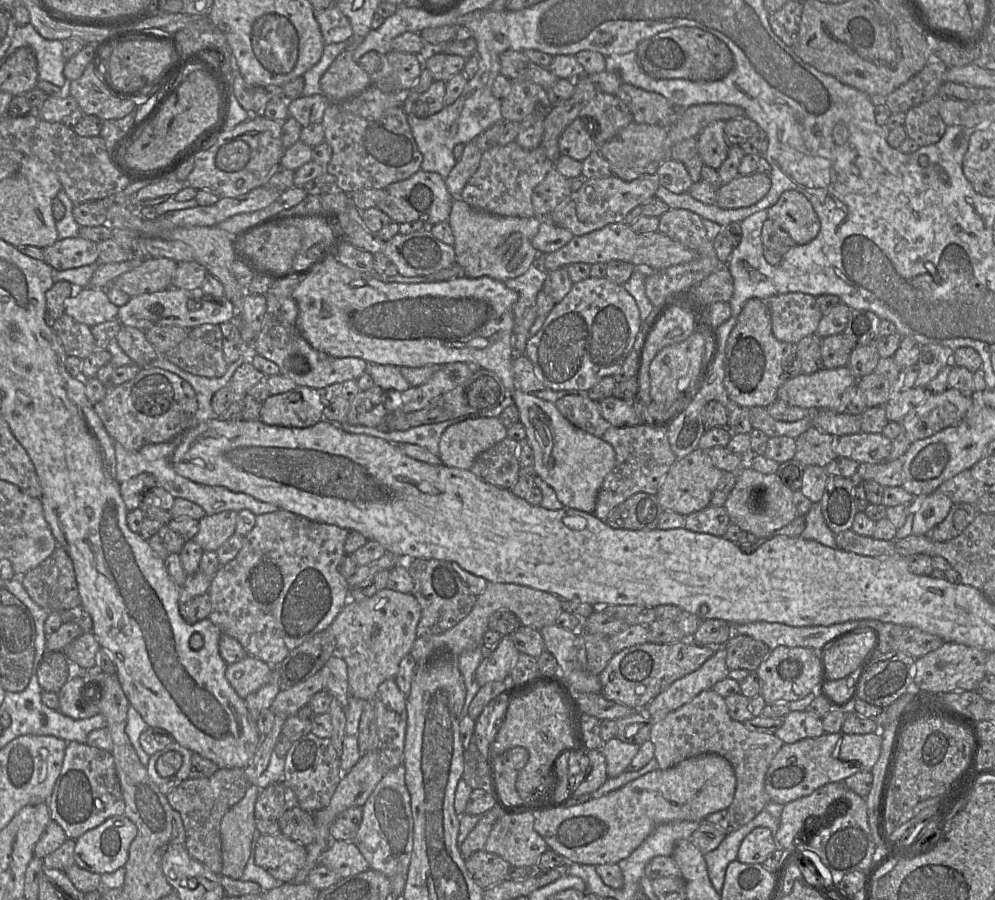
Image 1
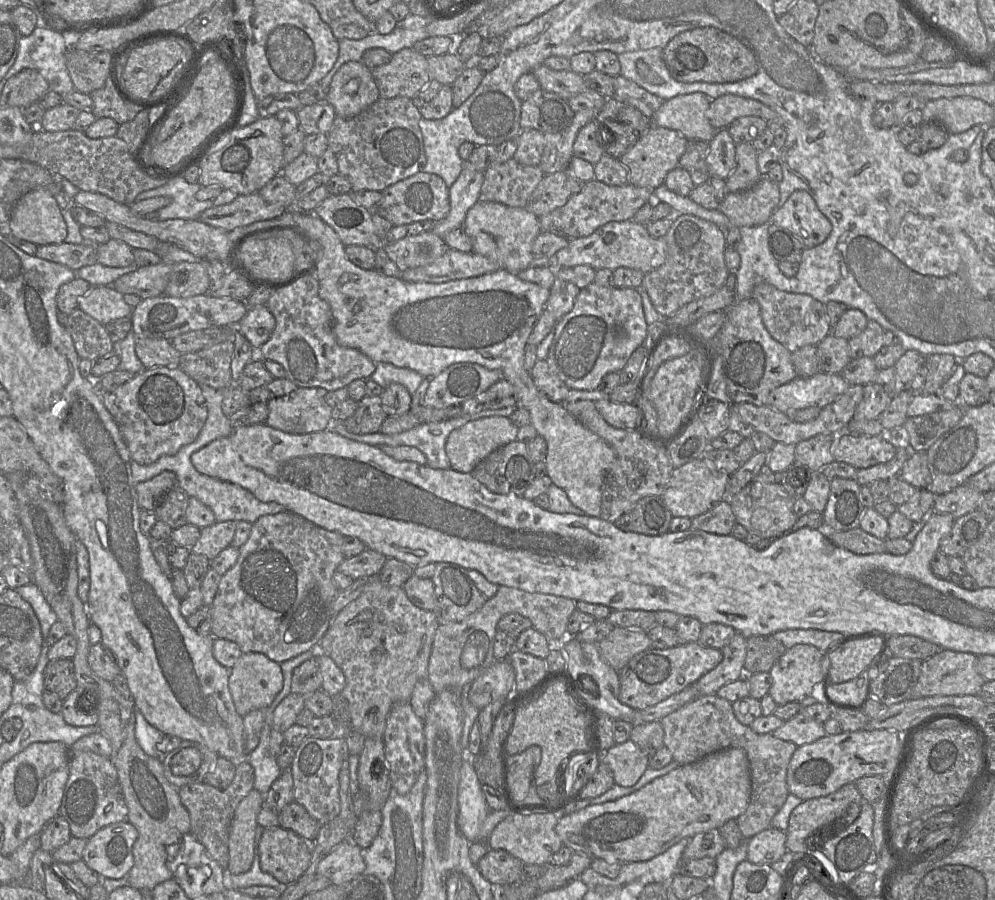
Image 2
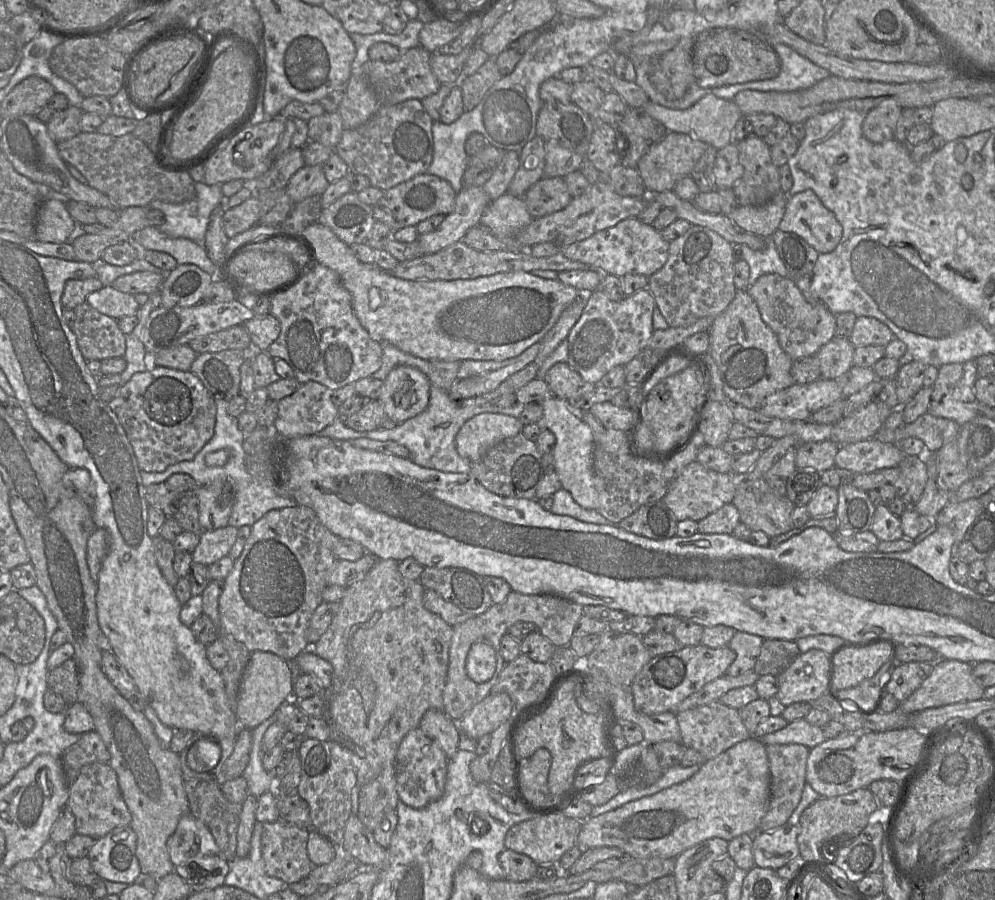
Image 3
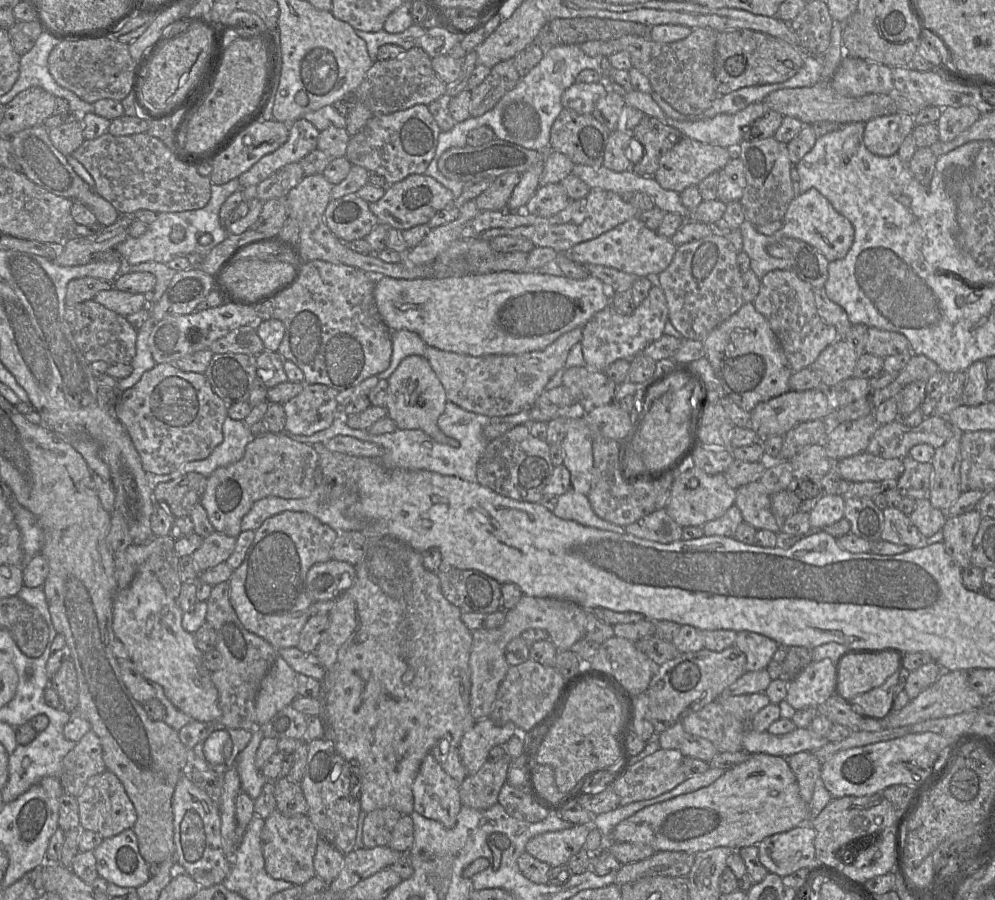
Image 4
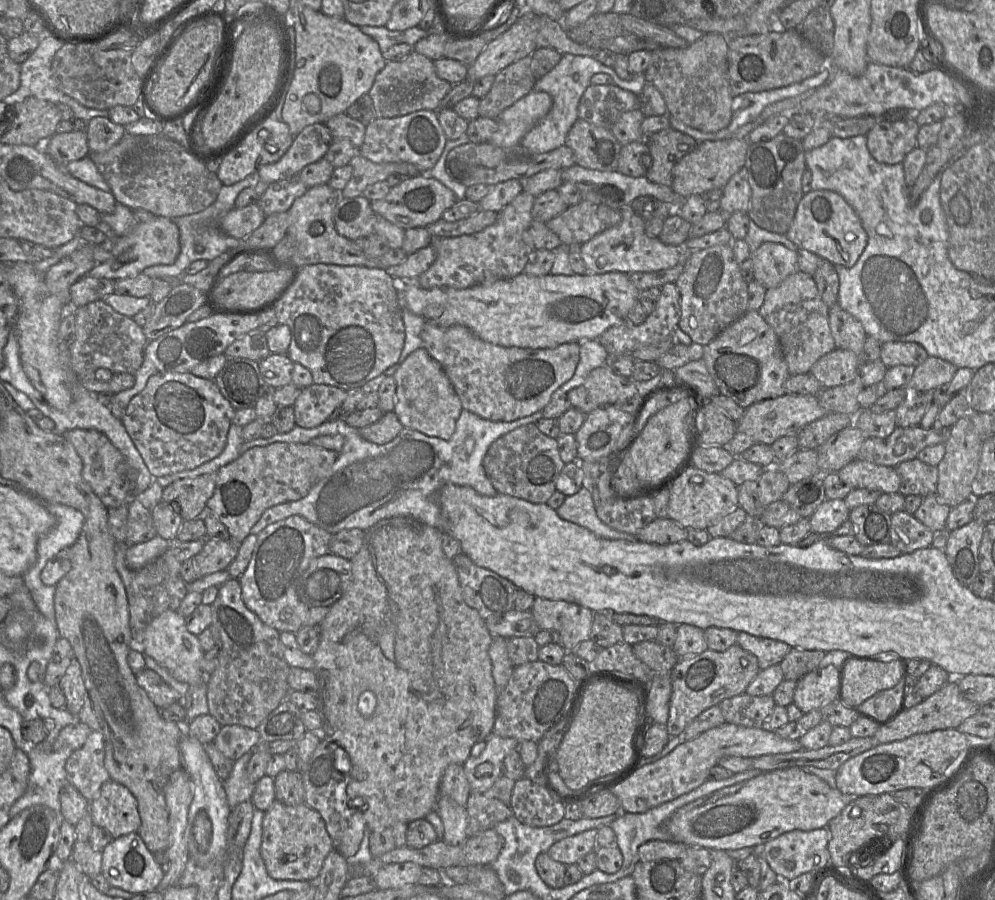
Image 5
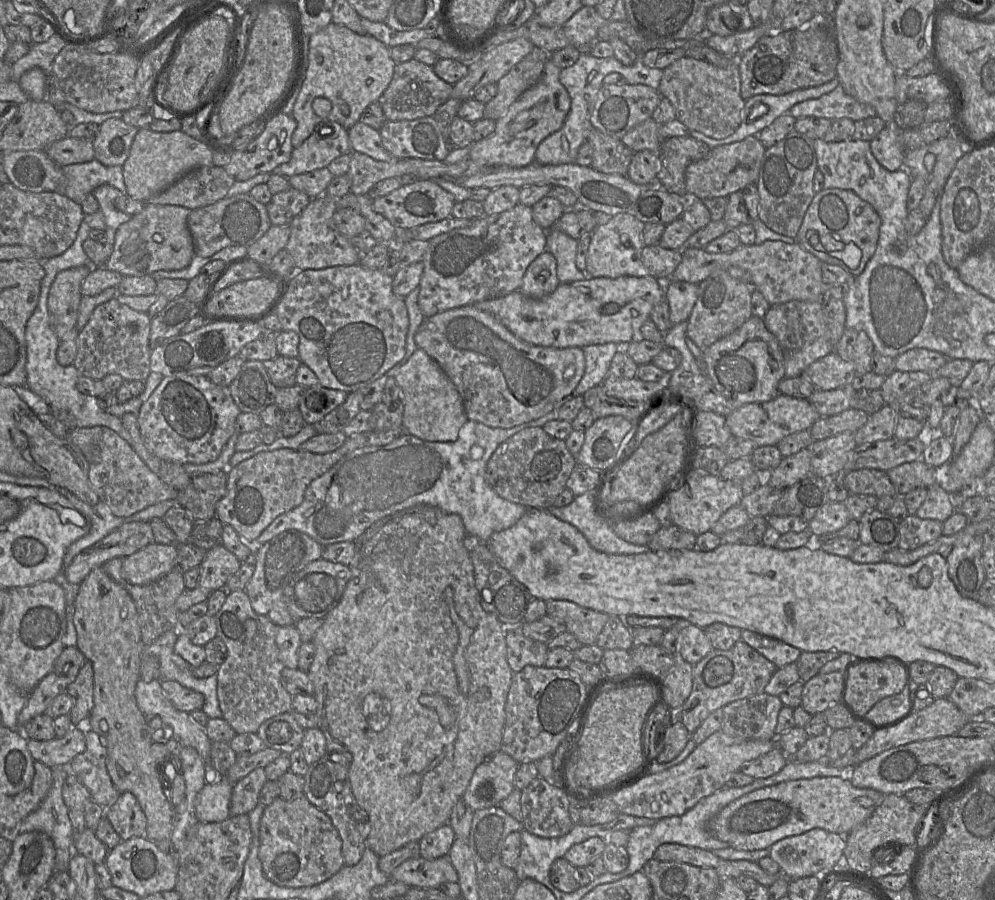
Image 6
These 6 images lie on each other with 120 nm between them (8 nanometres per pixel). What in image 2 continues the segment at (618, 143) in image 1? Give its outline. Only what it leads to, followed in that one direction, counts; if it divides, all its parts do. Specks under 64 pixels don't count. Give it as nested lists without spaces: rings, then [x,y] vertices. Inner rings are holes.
[[[652,125],[619,159],[628,172],[628,183],[651,190],[664,184],[667,174],[676,168],[685,152],[688,140],[677,131]]]

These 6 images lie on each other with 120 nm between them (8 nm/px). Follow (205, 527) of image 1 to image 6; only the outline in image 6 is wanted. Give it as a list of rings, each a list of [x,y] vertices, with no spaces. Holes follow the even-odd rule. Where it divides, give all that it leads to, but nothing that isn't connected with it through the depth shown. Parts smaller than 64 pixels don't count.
[[[222,544],[214,546],[206,552],[199,566],[199,587],[209,592],[225,589],[227,580],[240,565],[240,560]]]

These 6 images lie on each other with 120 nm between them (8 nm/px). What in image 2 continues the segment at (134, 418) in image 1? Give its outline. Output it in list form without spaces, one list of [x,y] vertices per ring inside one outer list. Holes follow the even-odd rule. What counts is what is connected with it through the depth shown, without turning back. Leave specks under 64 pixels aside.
[[[177,367],[148,368],[110,392],[103,404],[117,423],[132,460],[149,465],[192,443],[208,416],[198,382]]]

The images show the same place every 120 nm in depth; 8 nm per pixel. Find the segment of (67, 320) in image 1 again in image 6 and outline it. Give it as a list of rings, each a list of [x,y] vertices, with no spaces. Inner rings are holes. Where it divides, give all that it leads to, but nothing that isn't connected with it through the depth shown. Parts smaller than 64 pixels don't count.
[[[113,298],[97,306],[84,328],[79,332],[77,339],[77,353],[74,367],[80,377],[93,380],[103,380],[107,375],[116,374],[124,381],[145,382],[151,373],[150,370],[150,334],[151,318],[144,312],[135,311]]]

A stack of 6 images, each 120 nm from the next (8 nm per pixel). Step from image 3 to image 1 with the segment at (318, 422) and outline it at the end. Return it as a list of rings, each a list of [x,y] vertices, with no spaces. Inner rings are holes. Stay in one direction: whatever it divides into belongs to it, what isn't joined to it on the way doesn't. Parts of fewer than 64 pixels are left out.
[[[297,386],[294,390],[270,395],[260,412],[260,420],[268,425],[307,428],[323,419],[325,405],[318,389]]]

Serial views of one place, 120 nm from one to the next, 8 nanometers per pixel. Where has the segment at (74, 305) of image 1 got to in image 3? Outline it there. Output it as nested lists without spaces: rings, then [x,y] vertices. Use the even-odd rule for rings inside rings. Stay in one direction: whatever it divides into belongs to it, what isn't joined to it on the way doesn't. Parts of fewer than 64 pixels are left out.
[[[112,285],[90,293],[85,301],[100,313],[118,320],[137,314],[140,307],[134,295],[123,293]]]

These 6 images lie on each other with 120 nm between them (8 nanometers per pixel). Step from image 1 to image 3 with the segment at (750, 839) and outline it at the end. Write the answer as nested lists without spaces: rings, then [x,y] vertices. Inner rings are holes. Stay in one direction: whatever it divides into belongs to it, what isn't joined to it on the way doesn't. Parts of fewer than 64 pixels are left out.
[[[784,824],[773,831],[753,834],[752,852],[755,865],[777,870],[800,856],[797,837],[800,825]]]

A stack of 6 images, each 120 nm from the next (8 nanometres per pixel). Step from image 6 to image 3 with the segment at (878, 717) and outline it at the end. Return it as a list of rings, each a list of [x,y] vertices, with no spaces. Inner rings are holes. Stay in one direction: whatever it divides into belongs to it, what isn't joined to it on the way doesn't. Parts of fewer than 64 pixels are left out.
[[[879,670],[876,675],[855,687],[836,691],[836,697],[843,701],[853,701],[864,711],[877,711],[880,698],[885,692],[887,676],[891,673],[885,670],[880,674]]]

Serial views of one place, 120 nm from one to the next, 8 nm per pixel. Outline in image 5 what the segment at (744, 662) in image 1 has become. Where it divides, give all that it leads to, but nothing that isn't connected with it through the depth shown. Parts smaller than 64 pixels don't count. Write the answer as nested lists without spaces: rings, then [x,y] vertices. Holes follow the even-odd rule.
[[[792,648],[780,662],[785,680],[798,681],[817,669],[826,652],[822,650],[801,650]]]

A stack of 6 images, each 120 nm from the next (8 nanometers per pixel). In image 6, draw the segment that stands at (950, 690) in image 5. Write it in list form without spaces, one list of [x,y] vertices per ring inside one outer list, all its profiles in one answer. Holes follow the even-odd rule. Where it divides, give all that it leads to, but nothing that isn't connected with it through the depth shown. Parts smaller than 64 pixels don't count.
[[[948,697],[935,699],[931,705],[924,709],[917,712],[910,712],[899,724],[887,729],[874,731],[872,737],[859,750],[856,750],[854,766],[869,760],[886,750],[911,742],[956,735],[968,722],[969,717]]]

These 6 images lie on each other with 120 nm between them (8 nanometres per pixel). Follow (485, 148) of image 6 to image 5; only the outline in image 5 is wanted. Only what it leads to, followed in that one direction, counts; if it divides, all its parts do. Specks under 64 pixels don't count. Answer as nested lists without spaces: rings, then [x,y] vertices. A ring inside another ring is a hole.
[[[532,90],[501,112],[496,118],[496,132],[485,143],[499,147],[520,144],[526,133],[548,114],[552,103],[548,93]]]

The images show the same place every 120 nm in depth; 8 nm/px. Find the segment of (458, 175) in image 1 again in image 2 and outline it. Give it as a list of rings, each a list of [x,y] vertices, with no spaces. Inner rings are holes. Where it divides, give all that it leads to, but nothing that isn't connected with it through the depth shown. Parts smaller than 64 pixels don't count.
[[[465,163],[460,175],[449,188],[450,211],[444,219],[434,224],[431,229],[434,234],[443,239],[448,232],[462,227],[468,210],[479,201],[483,180],[483,172],[476,170],[469,163]]]

